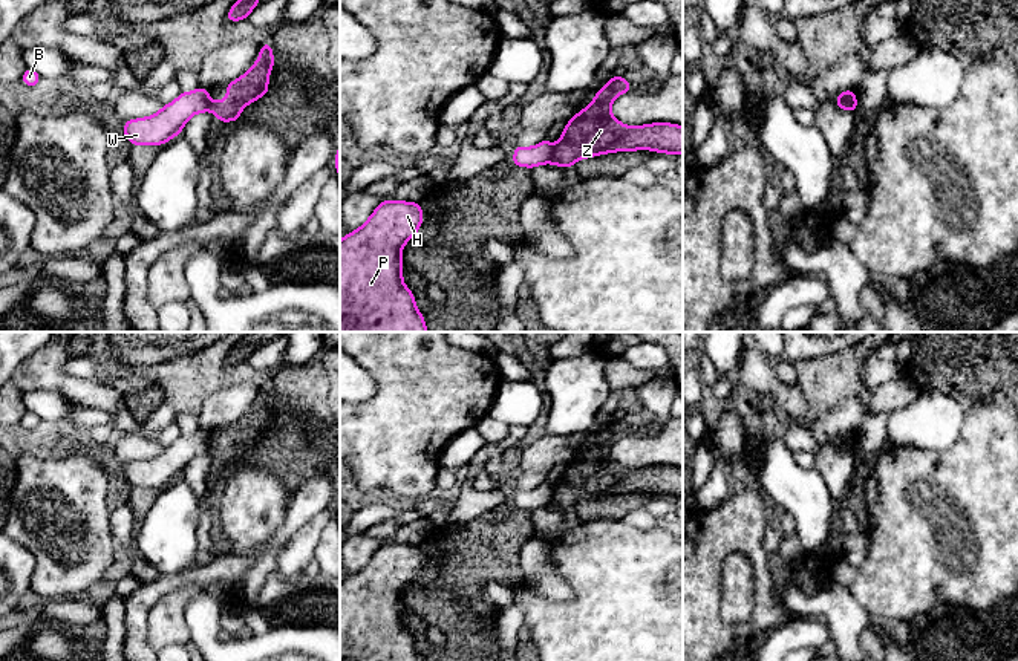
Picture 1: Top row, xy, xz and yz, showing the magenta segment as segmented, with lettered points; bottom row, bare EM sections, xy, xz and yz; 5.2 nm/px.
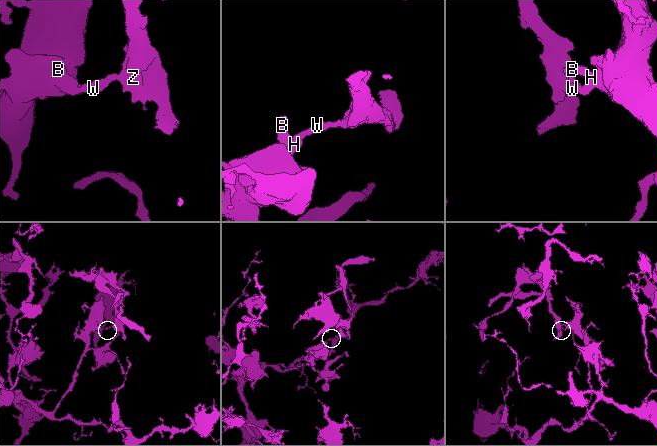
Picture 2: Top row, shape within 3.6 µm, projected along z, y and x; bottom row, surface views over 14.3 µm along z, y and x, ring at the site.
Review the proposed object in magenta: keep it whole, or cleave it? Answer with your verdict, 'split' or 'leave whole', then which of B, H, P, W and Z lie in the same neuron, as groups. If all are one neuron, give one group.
split; groups B H P W / Z

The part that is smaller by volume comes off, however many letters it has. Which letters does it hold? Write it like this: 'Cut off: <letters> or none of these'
Cut off: Z

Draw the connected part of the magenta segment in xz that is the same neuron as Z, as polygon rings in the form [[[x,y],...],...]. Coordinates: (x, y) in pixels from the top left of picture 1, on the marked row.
[[[622,77],[611,78],[594,96],[592,103],[574,115],[554,144],[551,164],[571,168],[585,158],[614,151],[652,150],[683,155],[683,127],[654,122],[629,127],[617,121],[611,106],[622,93],[634,87]]]

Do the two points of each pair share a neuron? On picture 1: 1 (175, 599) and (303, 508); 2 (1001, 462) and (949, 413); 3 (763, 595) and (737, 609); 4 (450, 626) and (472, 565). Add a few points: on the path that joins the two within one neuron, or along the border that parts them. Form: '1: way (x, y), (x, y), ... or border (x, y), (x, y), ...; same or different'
1: border (231, 585), (222, 580), (182, 585), (161, 599); different
2: border (966, 412), (962, 433), (948, 447), (936, 450); different
3: border (755, 565), (753, 611), (746, 620), (729, 625); different
4: way (460, 611), (460, 580); same

